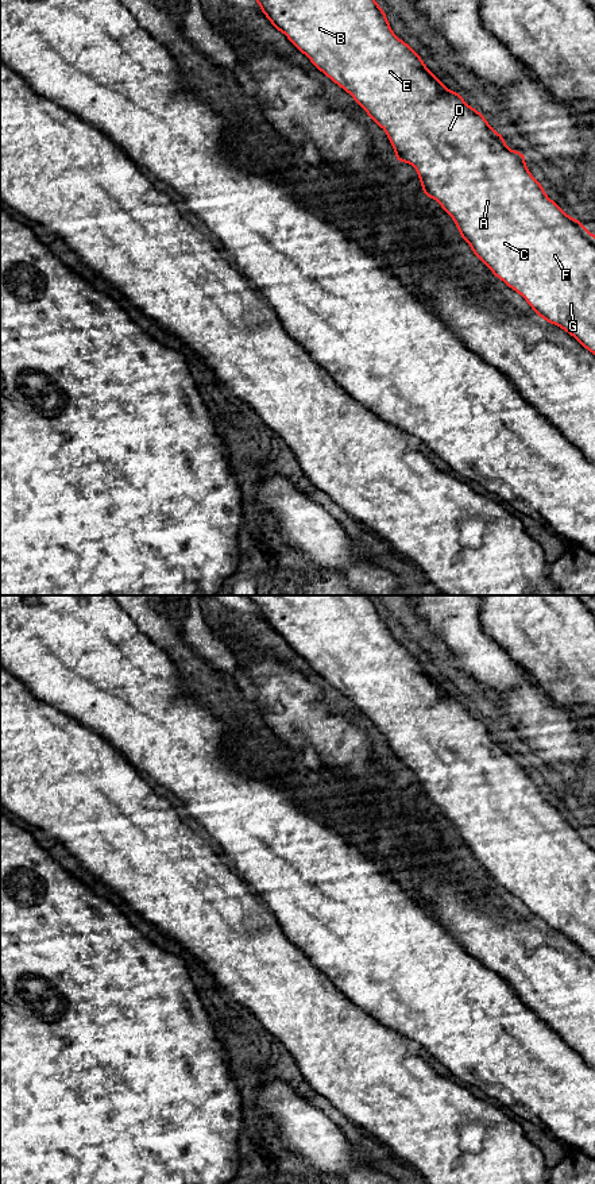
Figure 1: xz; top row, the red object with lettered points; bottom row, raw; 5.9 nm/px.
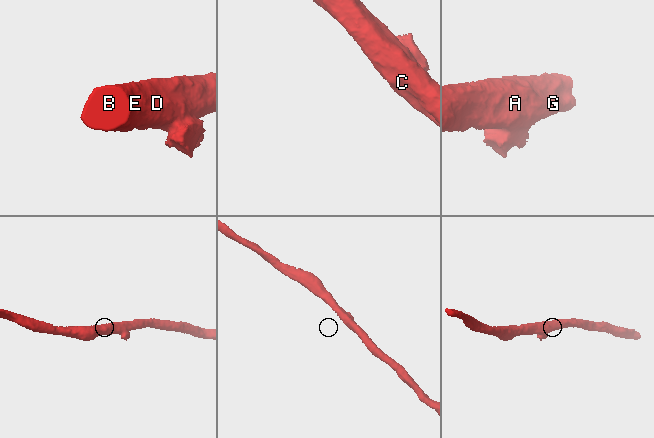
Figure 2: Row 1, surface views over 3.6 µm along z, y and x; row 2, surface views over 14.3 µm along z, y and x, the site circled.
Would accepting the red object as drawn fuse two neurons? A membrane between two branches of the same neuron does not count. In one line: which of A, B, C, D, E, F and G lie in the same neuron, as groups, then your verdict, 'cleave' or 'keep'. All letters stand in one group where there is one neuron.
A B C D E F G | keep

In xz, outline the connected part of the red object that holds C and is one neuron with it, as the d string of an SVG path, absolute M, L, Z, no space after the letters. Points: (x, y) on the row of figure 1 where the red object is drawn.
M255 0L259 3L260 12L267 16L277 31L282 31L295 49L304 53L310 62L329 77L335 84L349 93L353 100L382 127L389 142L393 144L398 162L410 163L416 167L425 197L438 201L459 228L461 239L470 243L472 252L503 281L509 288L521 294L530 308L545 321L560 327L573 336L586 350L595 355L595 235L591 234L577 219L564 213L564 211L550 200L541 185L528 170L525 154L513 151L507 147L505 138L497 132L484 116L468 105L459 92L452 92L432 74L416 50L399 39L391 30L386 12L375 0Z

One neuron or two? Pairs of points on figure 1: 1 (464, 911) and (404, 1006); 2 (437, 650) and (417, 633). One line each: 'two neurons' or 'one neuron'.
1: two neurons
2: one neuron

